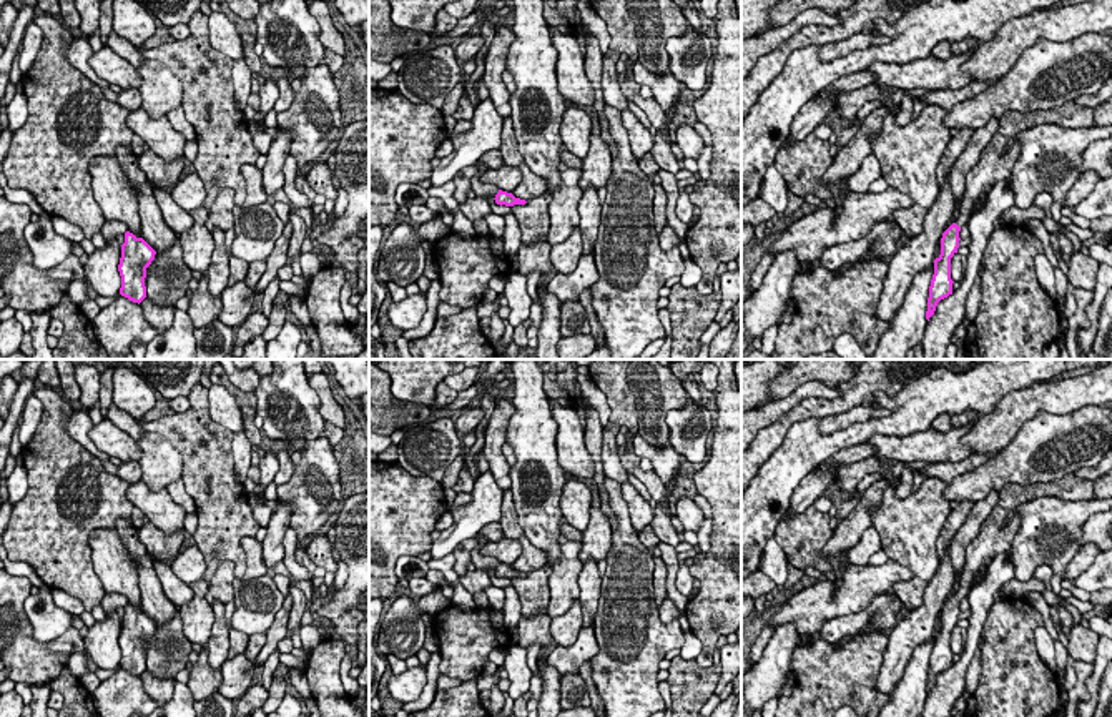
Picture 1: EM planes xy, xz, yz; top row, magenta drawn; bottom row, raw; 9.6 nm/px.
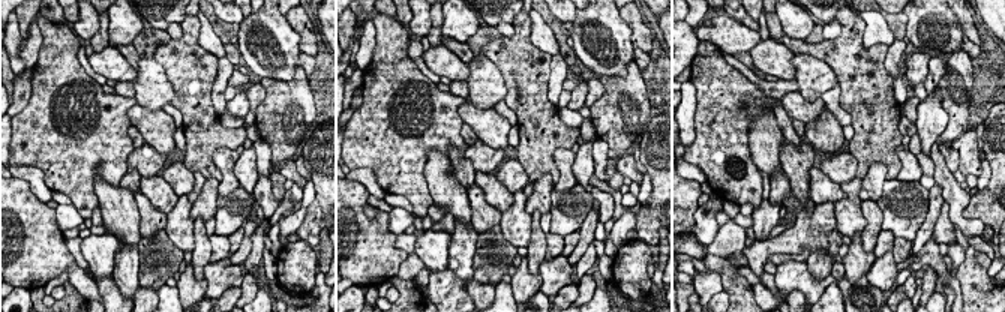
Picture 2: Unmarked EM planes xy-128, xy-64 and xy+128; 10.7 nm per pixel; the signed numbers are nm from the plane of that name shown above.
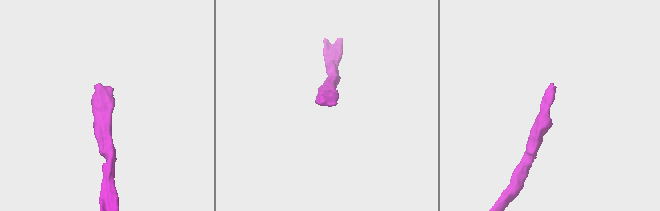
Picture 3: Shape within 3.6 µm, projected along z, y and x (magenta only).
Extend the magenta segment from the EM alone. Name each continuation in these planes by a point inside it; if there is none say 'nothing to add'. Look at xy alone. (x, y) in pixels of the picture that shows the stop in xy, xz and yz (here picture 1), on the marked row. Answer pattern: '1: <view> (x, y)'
nothing to add

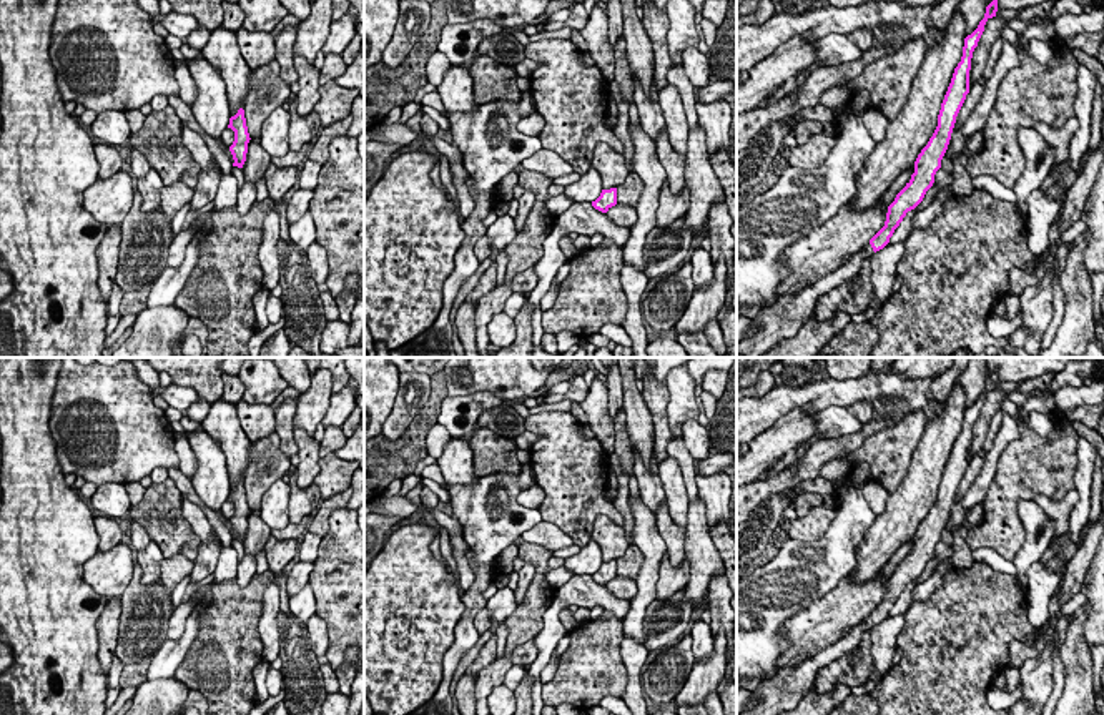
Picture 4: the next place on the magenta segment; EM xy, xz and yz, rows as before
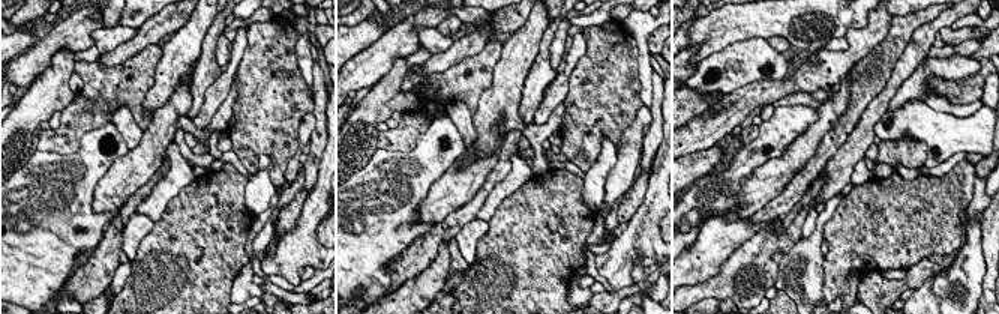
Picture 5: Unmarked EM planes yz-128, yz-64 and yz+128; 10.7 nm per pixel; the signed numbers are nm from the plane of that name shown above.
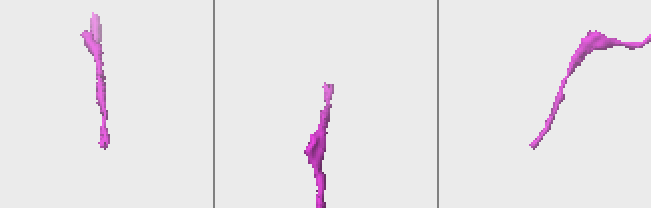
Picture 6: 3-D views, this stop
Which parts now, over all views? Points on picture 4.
1: yz (790, 313)

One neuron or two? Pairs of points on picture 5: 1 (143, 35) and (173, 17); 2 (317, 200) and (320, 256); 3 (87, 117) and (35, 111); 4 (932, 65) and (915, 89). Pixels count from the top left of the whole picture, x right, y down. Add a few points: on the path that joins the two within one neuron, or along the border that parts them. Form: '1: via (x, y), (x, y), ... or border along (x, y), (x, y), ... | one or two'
1: via (150, 32), (165, 23) | one
2: via (312, 214), (309, 220), (309, 242) | one
3: border along (77, 93), (62, 111) | two
4: via (926, 71), (917, 83) | one

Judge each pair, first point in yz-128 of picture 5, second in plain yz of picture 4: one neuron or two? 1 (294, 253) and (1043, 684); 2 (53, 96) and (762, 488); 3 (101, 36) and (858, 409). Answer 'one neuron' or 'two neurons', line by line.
1: one neuron
2: two neurons
3: two neurons

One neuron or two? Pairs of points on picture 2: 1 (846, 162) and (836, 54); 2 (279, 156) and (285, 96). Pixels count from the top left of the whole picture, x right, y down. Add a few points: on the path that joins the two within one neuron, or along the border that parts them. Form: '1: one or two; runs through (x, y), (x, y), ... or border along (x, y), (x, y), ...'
1: two; border along (848, 152), (857, 162), (857, 176)
2: one; runs through (279, 141), (279, 122), (285, 111)

